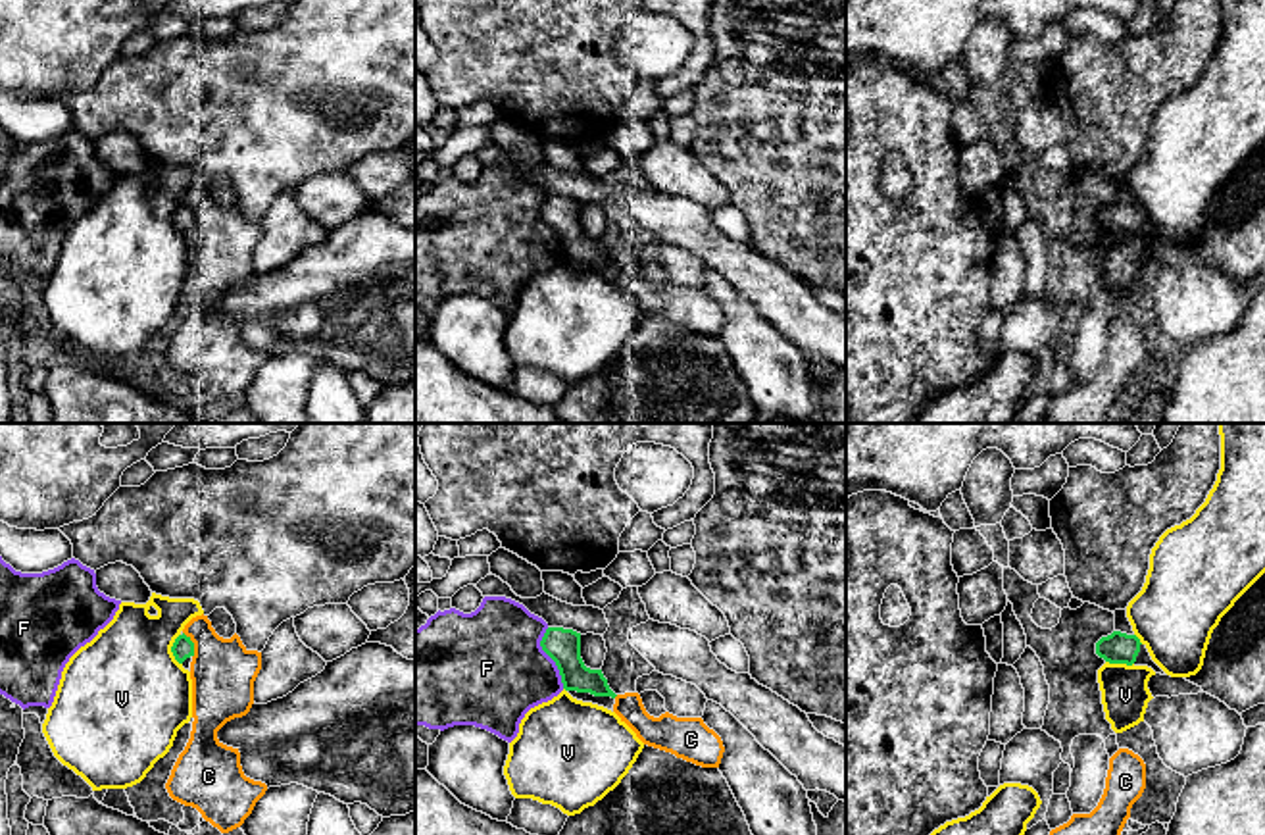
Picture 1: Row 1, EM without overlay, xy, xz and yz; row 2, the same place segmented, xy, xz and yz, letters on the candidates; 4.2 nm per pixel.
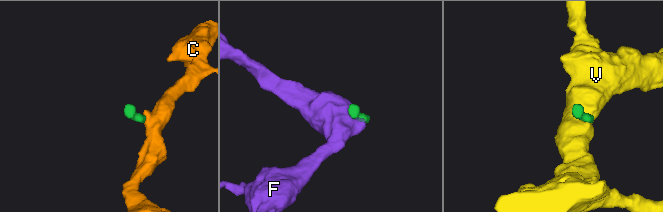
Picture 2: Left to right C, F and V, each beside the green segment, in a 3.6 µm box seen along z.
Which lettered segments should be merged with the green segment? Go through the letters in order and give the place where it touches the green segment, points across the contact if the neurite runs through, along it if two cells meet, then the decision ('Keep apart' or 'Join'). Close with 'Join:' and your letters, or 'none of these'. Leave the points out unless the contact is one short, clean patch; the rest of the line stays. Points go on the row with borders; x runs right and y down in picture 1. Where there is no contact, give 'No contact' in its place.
C: Touches green at xy (193, 645). Keep apart
F: Touches green at xz (550, 657). Boundary: xz (546, 628), (541, 649), (554, 662), (564, 687). Keep apart
V: Touches green at xy (172, 649). Boundary: xy (179, 633), (172, 655), (181, 664). Keep apart
Join: none of these

